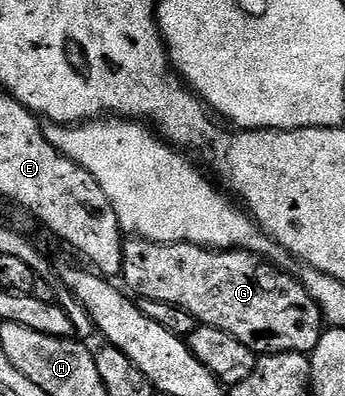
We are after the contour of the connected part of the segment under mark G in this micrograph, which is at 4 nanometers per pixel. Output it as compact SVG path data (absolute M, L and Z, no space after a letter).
M129 237L125 239L120 278L125 279L124 286L138 300L150 299L175 305L191 313L198 324L231 333L235 341L243 341L243 345L256 351L258 356L275 353L309 355L319 345L323 334L321 310L304 282L298 276L296 279L280 271L273 261L251 251L218 251L194 243L153 243L150 239Z

